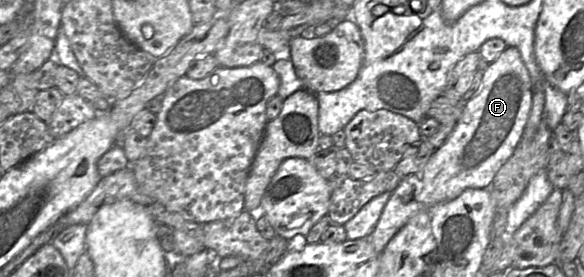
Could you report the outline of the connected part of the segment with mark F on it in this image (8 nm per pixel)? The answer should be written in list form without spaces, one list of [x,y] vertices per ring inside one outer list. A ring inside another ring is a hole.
[[[508,46],[499,57],[483,72],[478,92],[463,102],[462,116],[456,123],[448,141],[435,151],[425,167],[415,174],[402,178],[386,203],[379,221],[368,237],[381,255],[389,241],[400,231],[408,220],[420,211],[457,198],[470,188],[489,188],[492,181],[511,157],[522,139],[523,131],[531,110],[532,81],[516,47]]]

